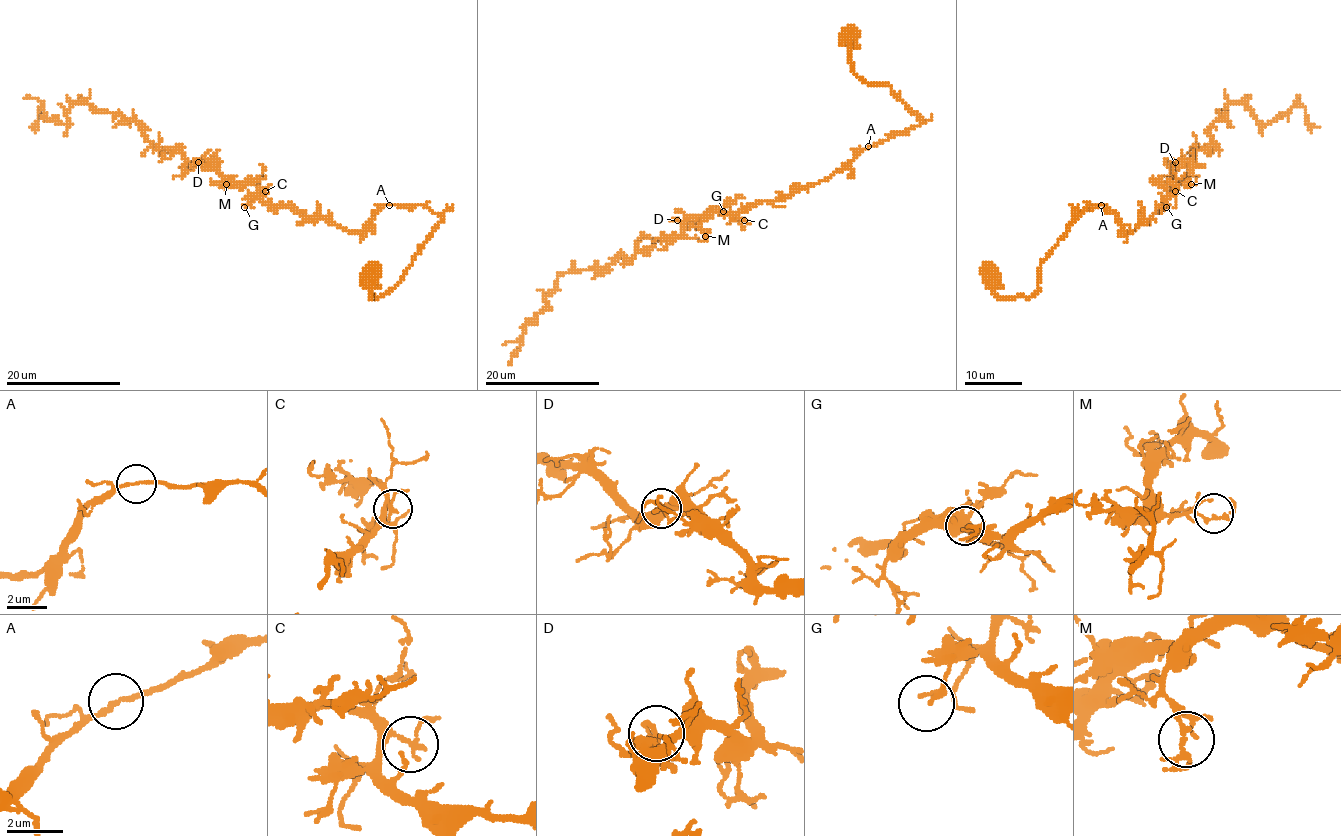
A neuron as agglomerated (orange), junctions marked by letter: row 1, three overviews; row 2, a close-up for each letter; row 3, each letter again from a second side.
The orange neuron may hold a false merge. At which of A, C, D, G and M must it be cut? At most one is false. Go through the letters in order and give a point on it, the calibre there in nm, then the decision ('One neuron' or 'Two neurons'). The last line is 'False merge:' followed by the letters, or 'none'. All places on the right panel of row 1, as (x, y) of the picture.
A: Place: (1101, 205). Thickness 160 nm. One neuron
C: Place: (1175, 191). Thickness 170 nm. One neuron
D: Place: (1175, 162). Thickness 160 nm. One neuron
G: Place: (1166, 207). Thickness 130 nm. One neuron
M: Place: (1191, 184). Thickness 180 nm. One neuron
False merge: none

